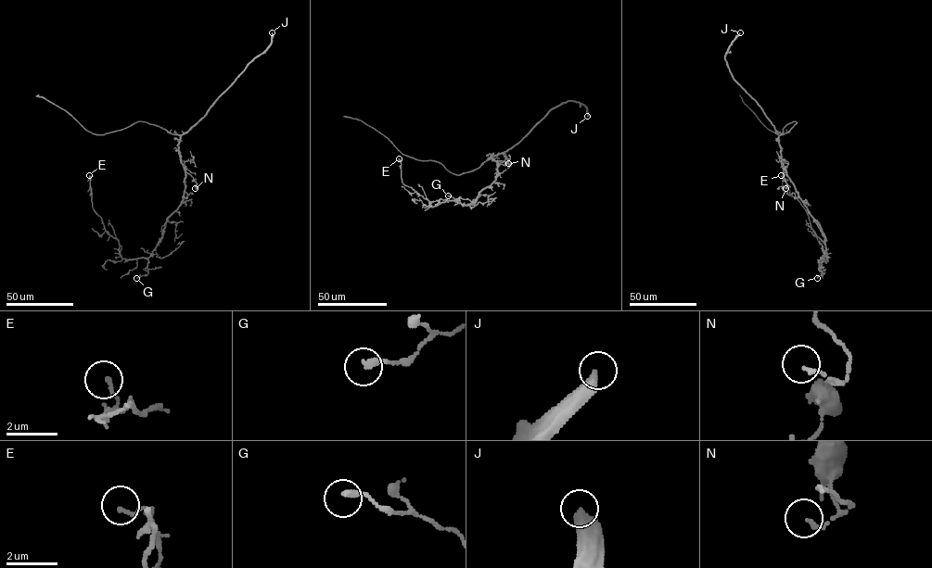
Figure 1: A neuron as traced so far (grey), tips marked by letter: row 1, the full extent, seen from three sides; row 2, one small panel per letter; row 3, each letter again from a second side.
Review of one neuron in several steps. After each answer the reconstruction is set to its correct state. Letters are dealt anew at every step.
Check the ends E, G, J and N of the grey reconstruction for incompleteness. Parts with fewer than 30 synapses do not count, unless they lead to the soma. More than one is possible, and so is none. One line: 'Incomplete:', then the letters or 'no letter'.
Incomplete: J

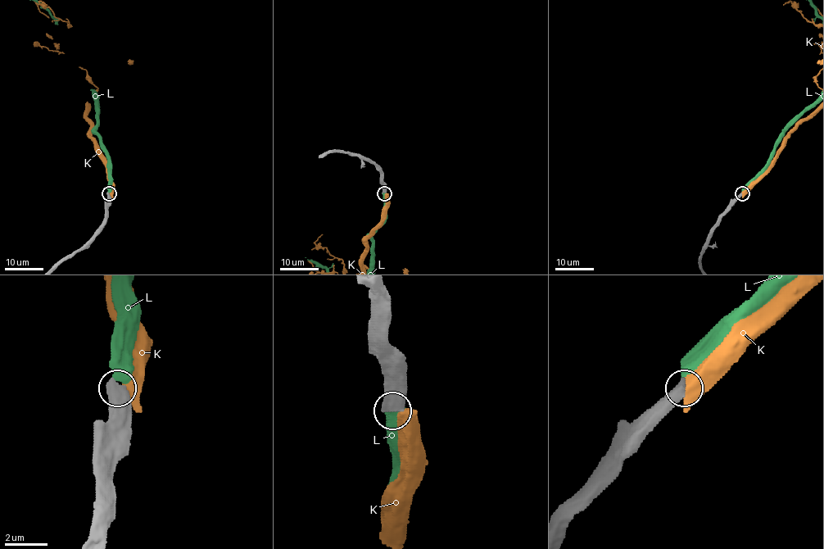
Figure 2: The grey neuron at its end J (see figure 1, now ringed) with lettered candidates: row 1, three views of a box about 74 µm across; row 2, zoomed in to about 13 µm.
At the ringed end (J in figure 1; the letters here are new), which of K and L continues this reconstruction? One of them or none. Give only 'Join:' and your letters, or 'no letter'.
Join: no letter

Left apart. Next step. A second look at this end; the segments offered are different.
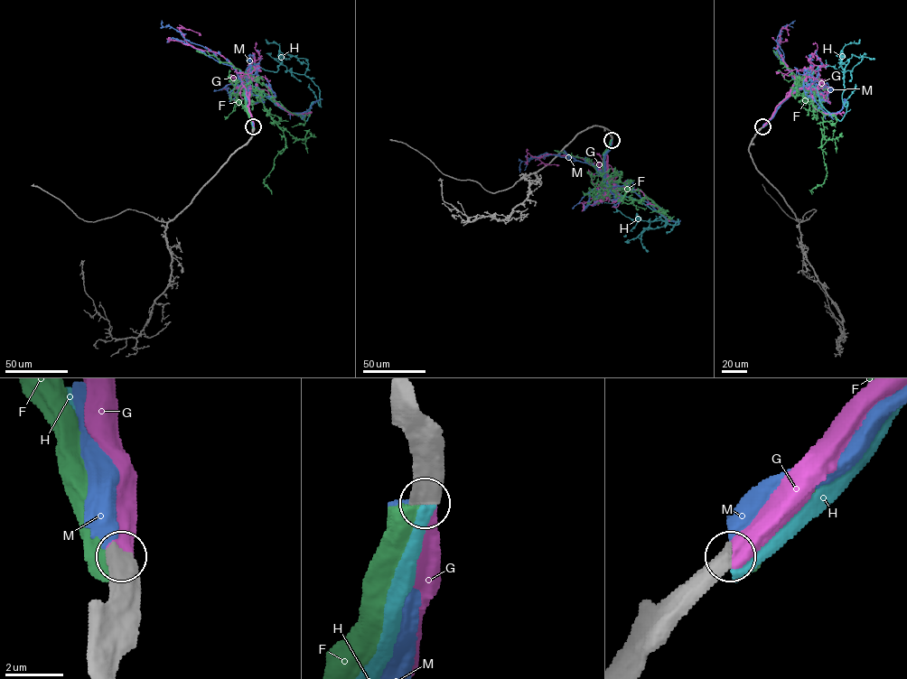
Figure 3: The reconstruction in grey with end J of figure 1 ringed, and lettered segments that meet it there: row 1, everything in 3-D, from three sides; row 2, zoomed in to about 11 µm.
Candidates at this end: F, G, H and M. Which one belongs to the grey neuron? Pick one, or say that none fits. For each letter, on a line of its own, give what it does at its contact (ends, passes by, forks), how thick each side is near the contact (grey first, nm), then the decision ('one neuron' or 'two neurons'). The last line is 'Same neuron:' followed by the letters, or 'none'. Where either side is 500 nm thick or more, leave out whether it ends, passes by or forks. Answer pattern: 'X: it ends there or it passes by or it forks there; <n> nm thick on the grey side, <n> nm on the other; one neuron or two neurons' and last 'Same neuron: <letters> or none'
F: 600 nm thick on the grey side, 750 nm on the other; two neurons
G: 650 nm thick on the grey side, 700 nm on the other; one neuron
H: 700 nm thick on the grey side, 440 nm on the other; two neurons
M: 480 nm thick on the grey side, 550 nm on the other; two neurons
Same neuron: G

